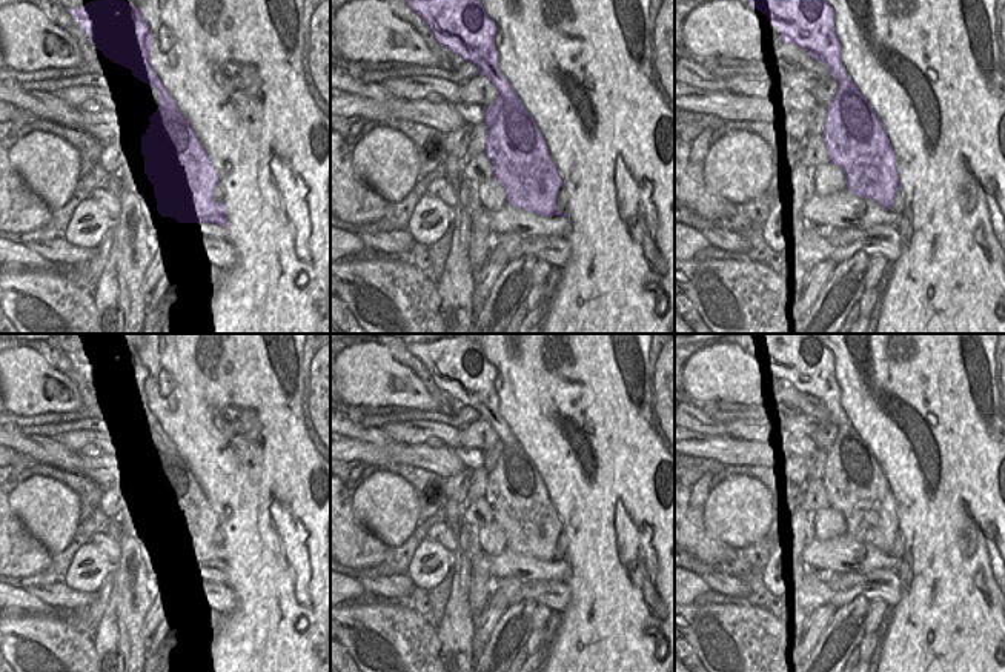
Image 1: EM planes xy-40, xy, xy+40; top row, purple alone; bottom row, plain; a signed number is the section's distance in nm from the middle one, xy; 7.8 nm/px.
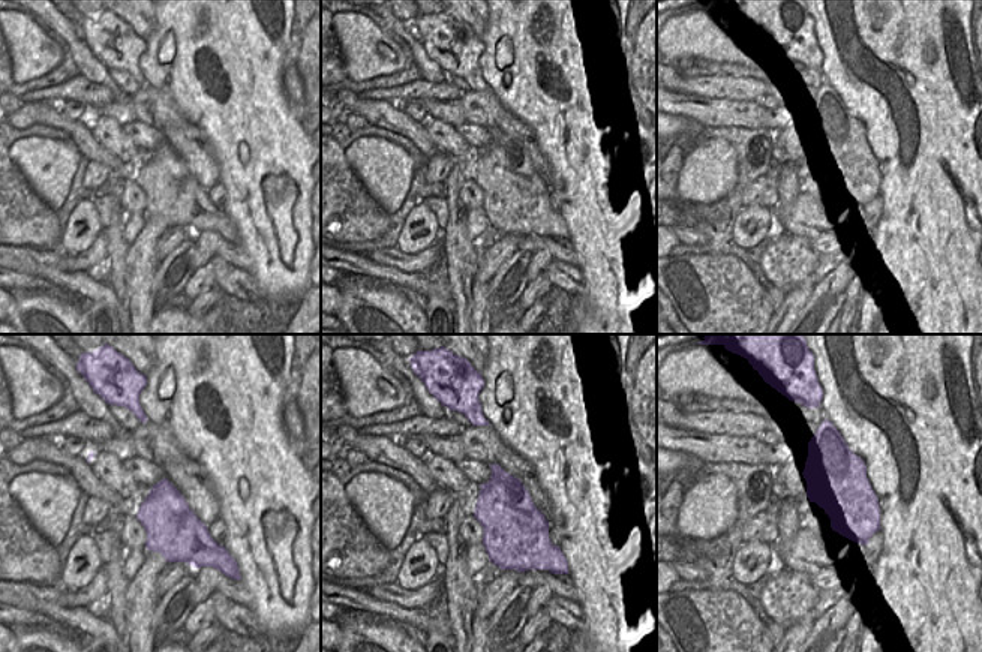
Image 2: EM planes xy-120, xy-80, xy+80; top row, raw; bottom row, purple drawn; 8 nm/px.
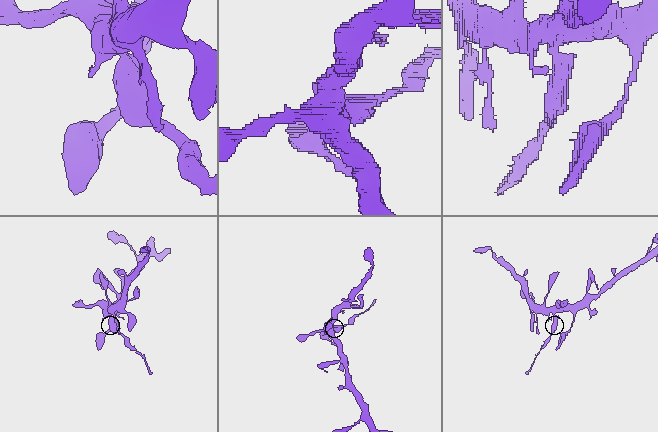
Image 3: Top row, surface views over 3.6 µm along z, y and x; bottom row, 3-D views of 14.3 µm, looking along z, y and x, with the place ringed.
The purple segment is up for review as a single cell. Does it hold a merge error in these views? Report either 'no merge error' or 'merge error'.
merge error

